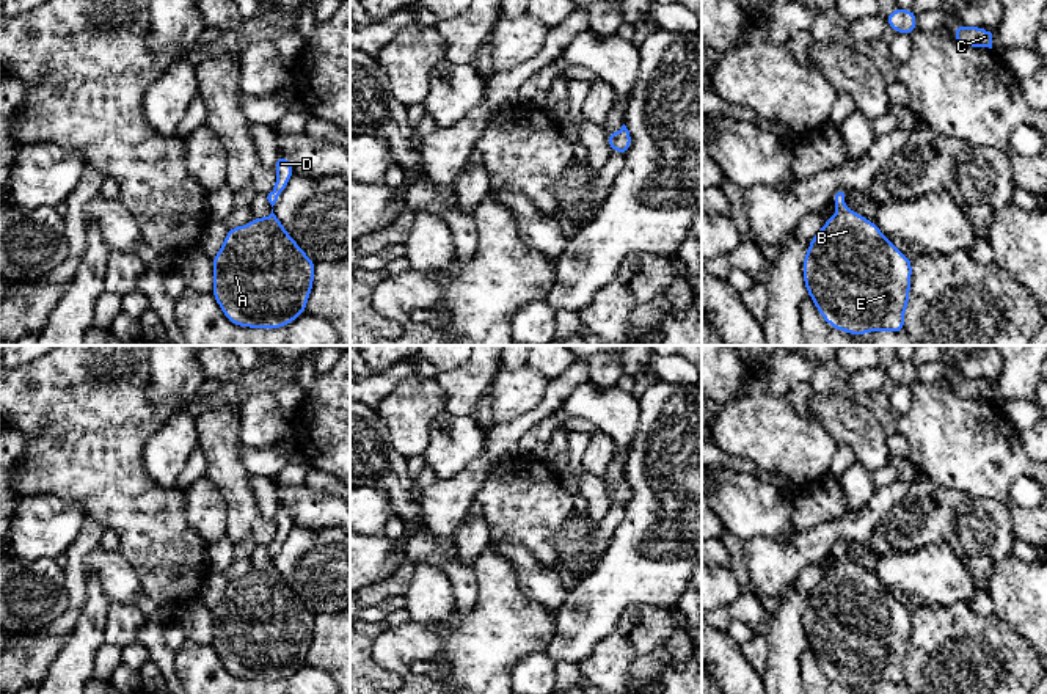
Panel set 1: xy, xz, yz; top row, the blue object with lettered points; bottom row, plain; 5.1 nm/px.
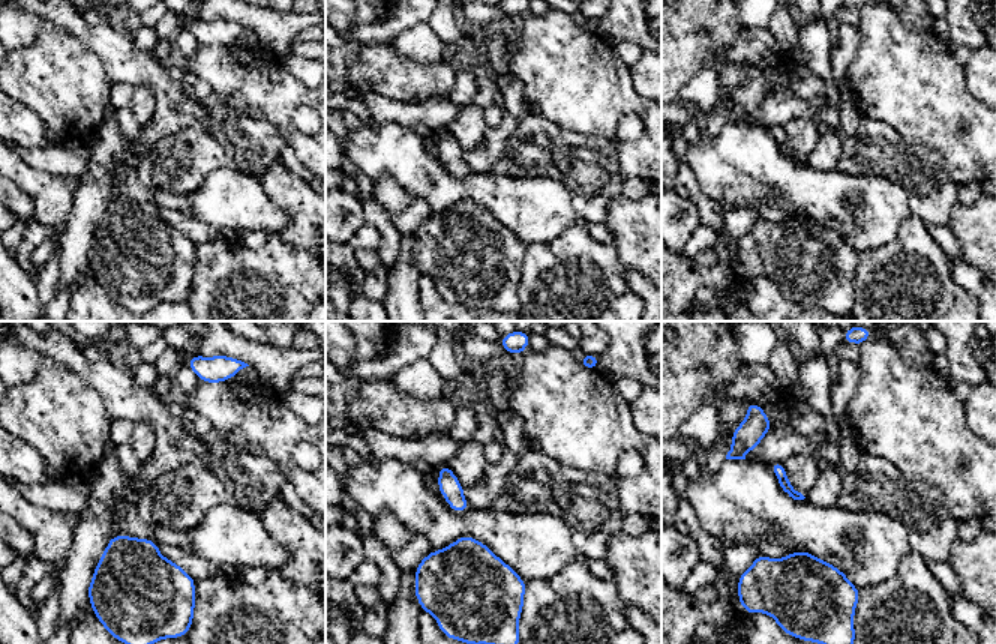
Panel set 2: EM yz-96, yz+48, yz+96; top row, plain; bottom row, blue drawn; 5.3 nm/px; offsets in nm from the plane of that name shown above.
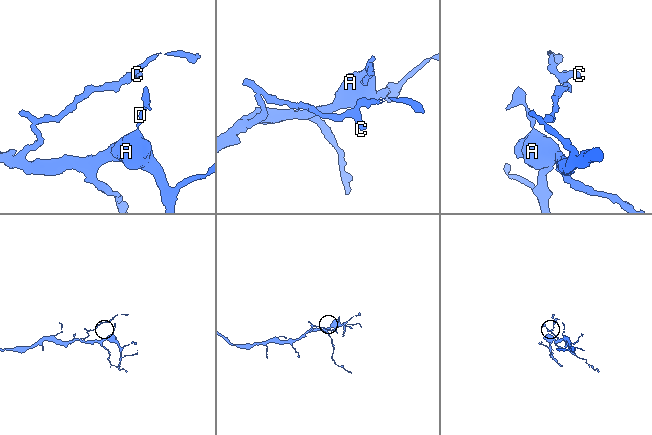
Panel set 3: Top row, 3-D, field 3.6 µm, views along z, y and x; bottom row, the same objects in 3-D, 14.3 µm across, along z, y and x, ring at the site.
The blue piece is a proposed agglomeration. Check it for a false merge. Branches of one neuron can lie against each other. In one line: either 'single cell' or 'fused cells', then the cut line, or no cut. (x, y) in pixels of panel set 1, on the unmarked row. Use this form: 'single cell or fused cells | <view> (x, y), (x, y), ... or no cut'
single cell | no cut

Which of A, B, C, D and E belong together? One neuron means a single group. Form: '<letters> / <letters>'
A B C D E

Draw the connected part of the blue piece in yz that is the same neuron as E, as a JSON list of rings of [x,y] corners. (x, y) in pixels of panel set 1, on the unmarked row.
[[[845,539],[834,545],[837,565],[808,595],[802,614],[808,648],[835,681],[904,685],[912,612],[874,573],[845,557],[846,545]]]

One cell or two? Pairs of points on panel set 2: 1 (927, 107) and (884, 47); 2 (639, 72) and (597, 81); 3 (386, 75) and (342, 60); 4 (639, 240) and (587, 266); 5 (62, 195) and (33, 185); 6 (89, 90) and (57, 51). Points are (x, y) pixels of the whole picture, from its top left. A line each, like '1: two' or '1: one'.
1: one
2: two
3: two
4: two
5: one
6: one

